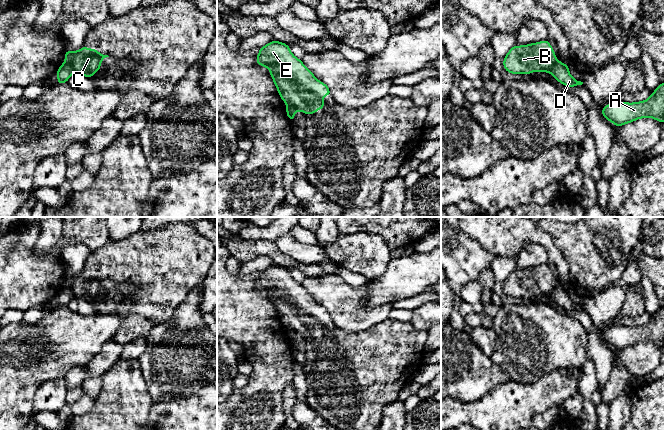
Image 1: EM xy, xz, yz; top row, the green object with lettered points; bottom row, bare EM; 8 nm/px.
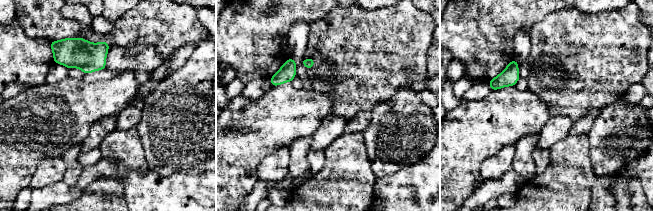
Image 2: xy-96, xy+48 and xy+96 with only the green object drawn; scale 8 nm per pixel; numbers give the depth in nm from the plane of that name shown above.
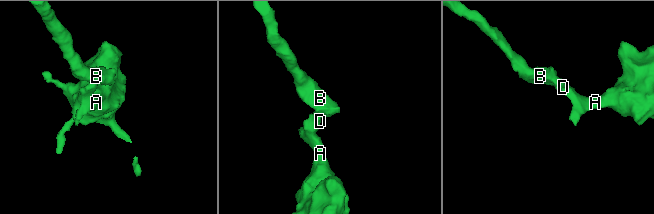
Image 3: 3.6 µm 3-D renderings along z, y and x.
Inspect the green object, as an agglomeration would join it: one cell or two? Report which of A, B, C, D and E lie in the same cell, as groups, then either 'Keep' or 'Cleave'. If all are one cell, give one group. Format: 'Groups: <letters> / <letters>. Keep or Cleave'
Groups: A D / B C E. Cleave

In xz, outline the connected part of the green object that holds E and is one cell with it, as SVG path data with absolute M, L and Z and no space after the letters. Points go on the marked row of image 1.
M278 41L269 42L259 49L256 61L259 66L269 69L281 99L287 104L310 115L325 107L323 97L331 94L328 86L317 80L303 62L291 53L290 46Z

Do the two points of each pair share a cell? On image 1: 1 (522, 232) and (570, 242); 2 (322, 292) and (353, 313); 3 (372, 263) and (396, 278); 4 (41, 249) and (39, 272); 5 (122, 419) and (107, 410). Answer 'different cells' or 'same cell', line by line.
1: different cells
2: same cell
3: different cells
4: different cells
5: same cell

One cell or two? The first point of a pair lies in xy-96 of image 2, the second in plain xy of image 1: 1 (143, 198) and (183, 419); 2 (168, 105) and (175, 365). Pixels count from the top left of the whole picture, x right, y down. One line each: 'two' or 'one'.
1: one
2: one

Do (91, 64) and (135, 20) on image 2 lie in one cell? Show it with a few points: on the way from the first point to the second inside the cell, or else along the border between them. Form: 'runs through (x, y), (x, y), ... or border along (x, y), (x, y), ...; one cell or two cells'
runs through (99, 52), (123, 32); one cell

